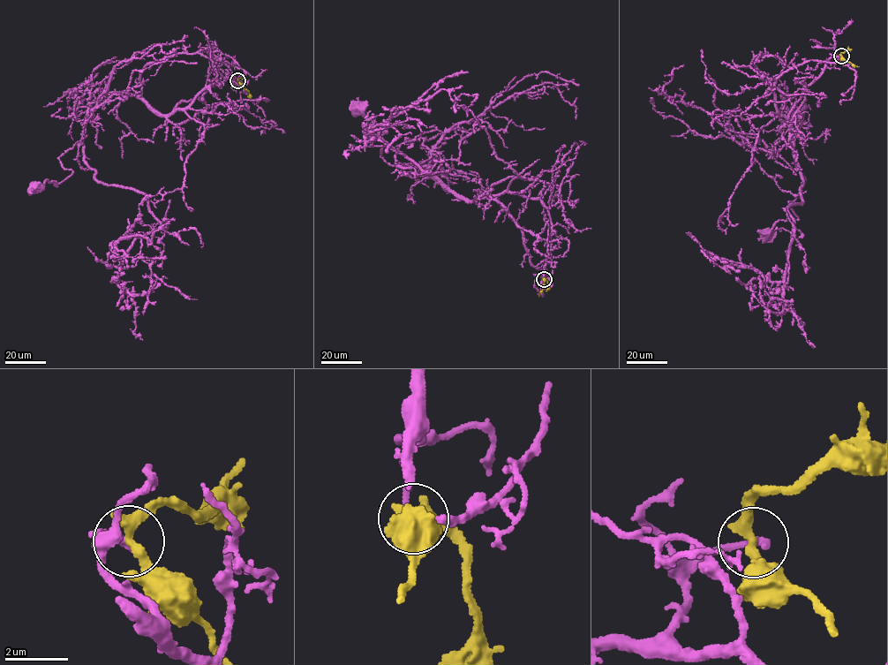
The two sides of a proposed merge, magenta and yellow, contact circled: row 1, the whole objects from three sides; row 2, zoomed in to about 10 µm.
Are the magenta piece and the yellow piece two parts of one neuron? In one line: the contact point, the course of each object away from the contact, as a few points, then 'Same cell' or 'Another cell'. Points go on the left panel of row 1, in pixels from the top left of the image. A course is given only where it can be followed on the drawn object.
Place: (237, 80). Course of magenta: (237, 80), (221, 77), (162, 115), (135, 95), (107, 94), (59, 157), (72, 172), (35, 188). Course of yellow: (237, 80), (249, 91), (251, 99). Another cell

